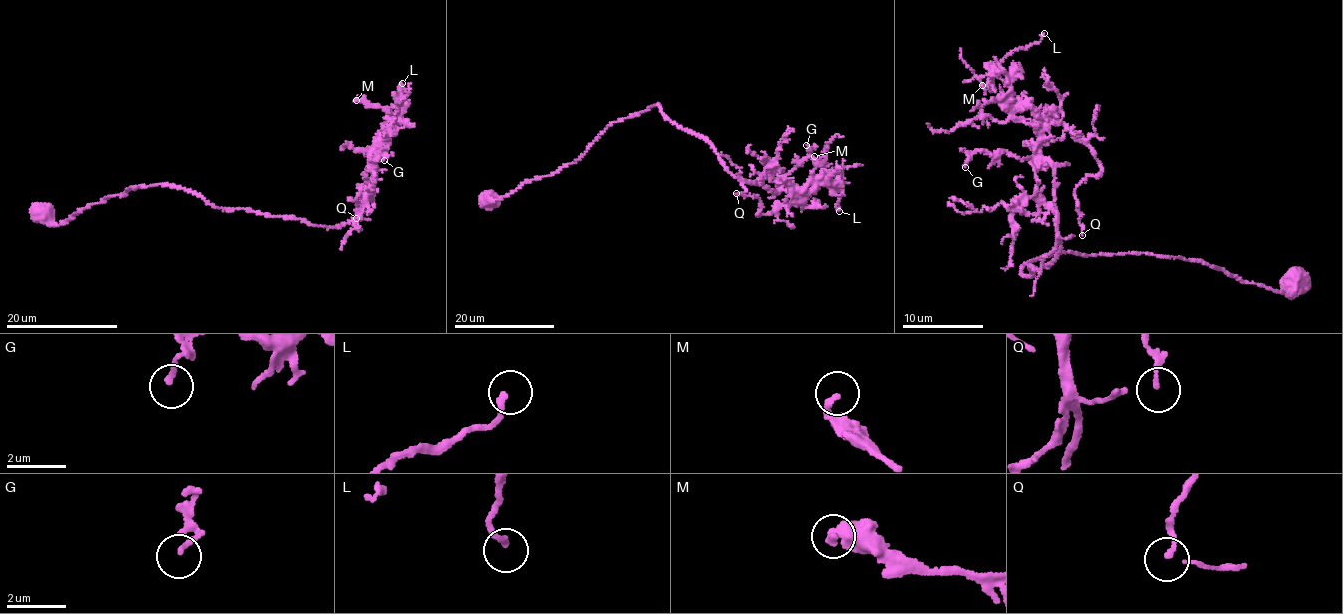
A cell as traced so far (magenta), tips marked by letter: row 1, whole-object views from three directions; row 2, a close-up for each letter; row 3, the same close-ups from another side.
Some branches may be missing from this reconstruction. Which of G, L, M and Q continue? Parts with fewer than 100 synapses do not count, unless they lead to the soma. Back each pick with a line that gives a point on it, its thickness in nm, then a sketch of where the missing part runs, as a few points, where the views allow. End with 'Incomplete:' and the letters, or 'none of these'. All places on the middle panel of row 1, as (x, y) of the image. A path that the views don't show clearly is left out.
Incomplete: none of these

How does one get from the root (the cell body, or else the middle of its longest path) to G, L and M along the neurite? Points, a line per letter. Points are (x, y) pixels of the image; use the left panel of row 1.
G: (43, 214), (65, 223), (166, 184), (216, 207), (334, 228), (361, 211), (372, 160), (384, 160)
L: (43, 214), (65, 223), (166, 184), (216, 207), (338, 227), (361, 211), (373, 147), (406, 105), (402, 83)
M: (43, 214), (65, 223), (166, 184), (216, 207), (338, 227), (361, 211), (373, 147), (406, 105), (356, 100)

